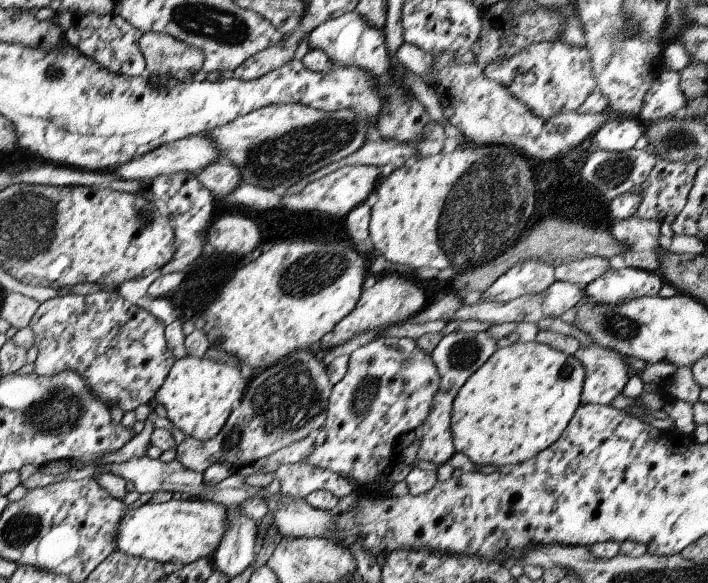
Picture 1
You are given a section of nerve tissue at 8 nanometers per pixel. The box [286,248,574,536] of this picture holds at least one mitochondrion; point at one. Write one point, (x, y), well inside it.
(465, 353)

